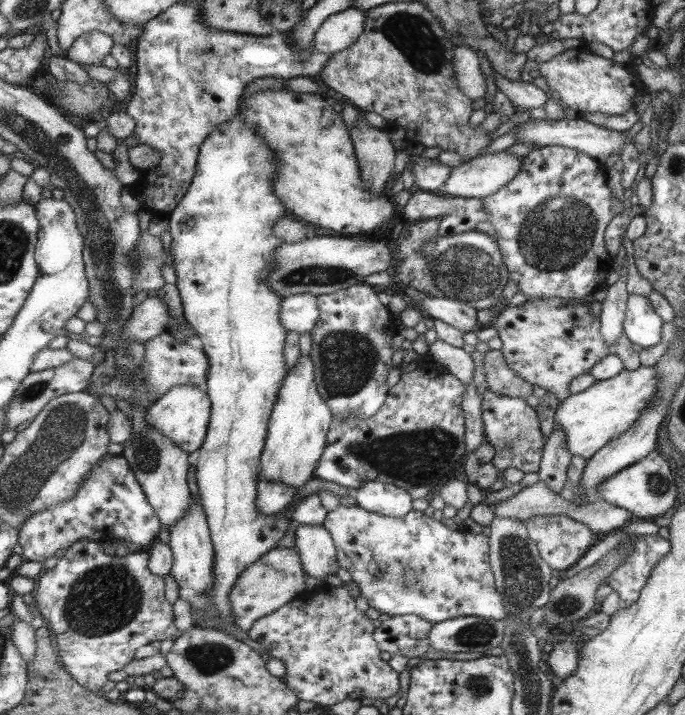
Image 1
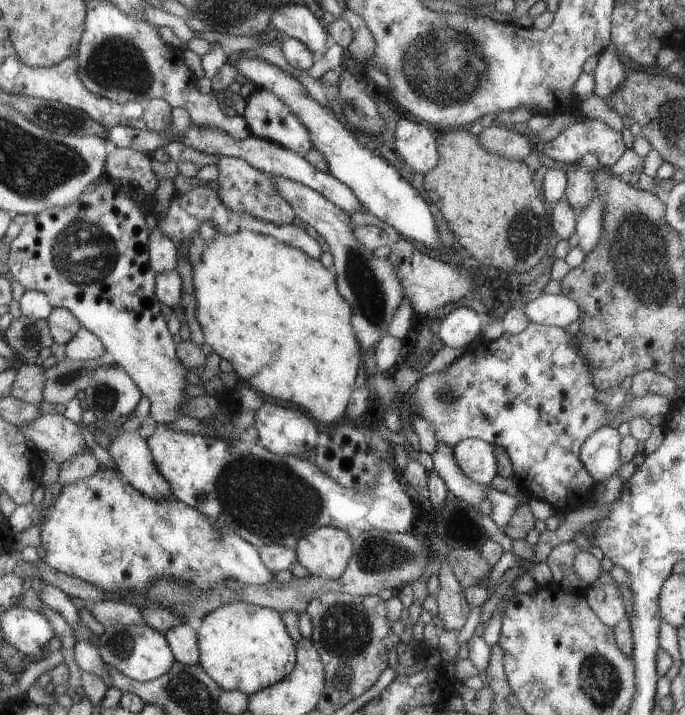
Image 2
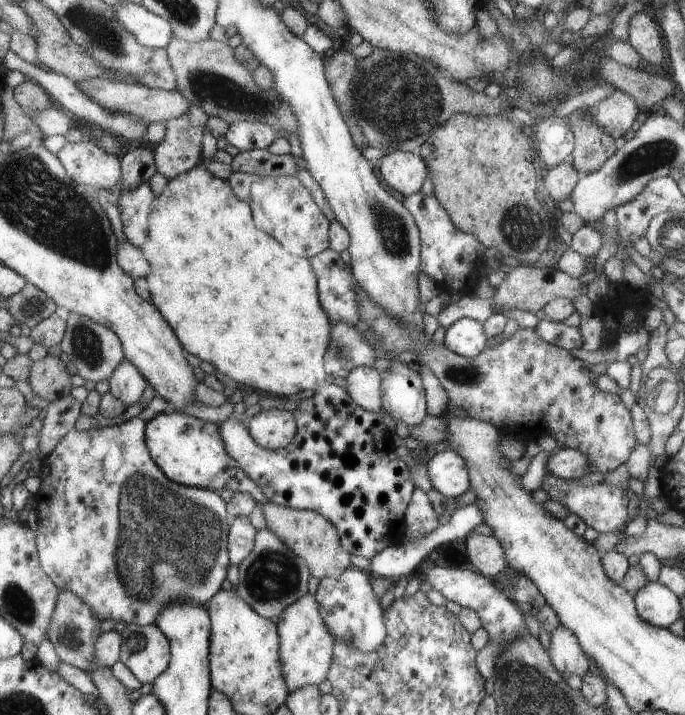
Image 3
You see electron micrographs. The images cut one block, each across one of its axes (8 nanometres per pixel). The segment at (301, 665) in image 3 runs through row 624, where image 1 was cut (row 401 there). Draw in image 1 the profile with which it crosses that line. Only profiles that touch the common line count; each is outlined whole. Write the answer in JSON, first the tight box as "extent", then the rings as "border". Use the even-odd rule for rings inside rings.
{"extent":[259,355,332,487],"border":[[[300,355],[290,370],[286,371],[268,420],[268,435],[259,462],[259,480],[267,479],[288,487],[302,487],[313,477],[314,468],[325,450],[326,434],[332,420],[330,408],[317,392],[310,356]]]}

